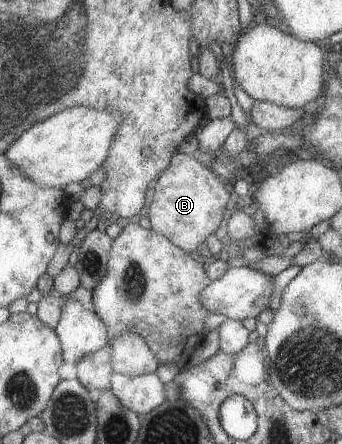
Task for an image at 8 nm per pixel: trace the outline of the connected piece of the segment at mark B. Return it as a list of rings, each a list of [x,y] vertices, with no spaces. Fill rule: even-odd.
[[[174,153],[168,162],[168,168],[155,181],[151,192],[153,198],[150,199],[146,215],[149,230],[163,235],[187,254],[205,242],[223,219],[227,193],[219,179],[207,167],[203,167],[203,160],[196,161],[187,155]]]

